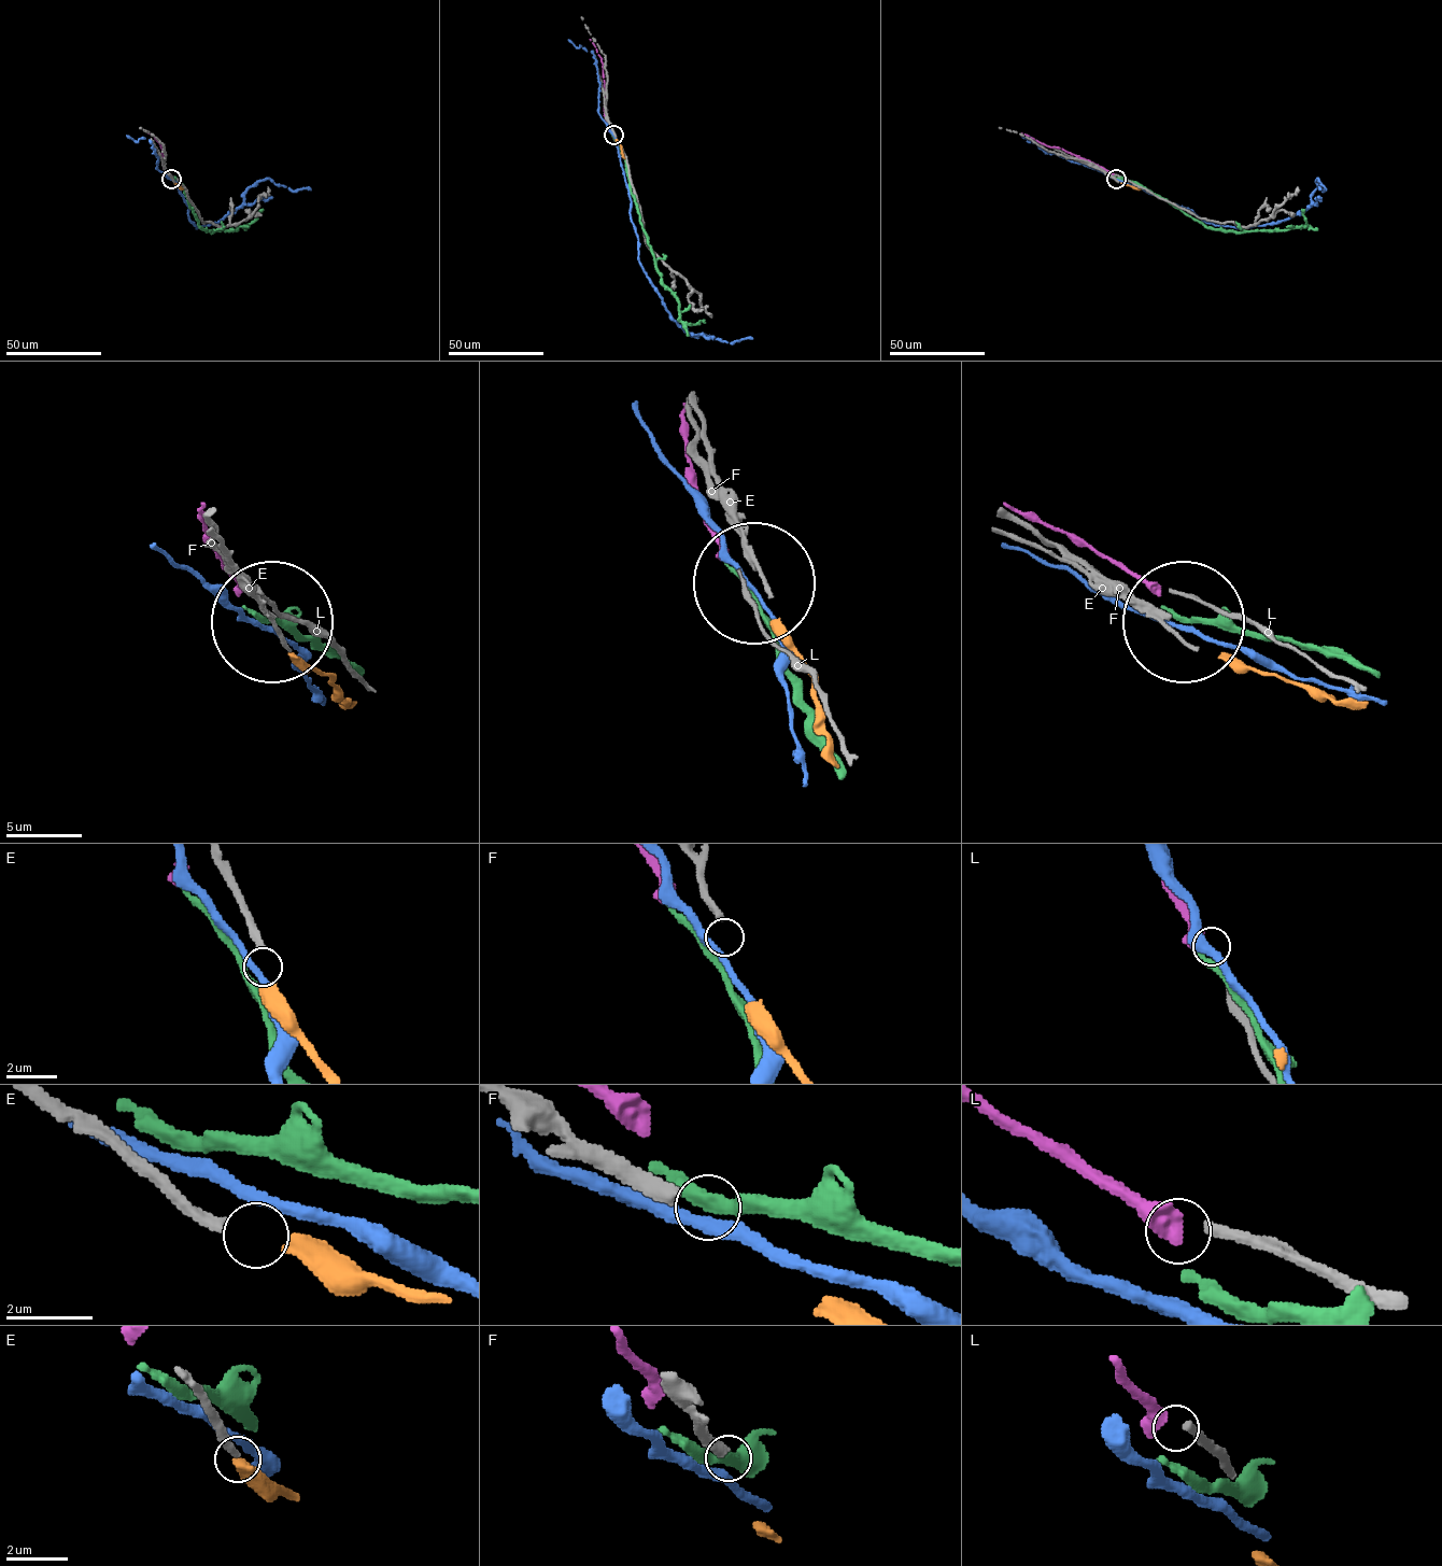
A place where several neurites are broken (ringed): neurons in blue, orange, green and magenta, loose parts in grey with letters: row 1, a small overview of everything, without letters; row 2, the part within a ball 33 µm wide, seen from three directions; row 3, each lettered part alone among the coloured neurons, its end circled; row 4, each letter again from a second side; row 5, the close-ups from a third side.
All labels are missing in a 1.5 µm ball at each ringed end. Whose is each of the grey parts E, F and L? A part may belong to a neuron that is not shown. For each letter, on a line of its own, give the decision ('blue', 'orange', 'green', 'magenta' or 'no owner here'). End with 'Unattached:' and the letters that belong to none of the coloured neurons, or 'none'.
E: orange
F: no owner here
L: magenta
Unattached: F

